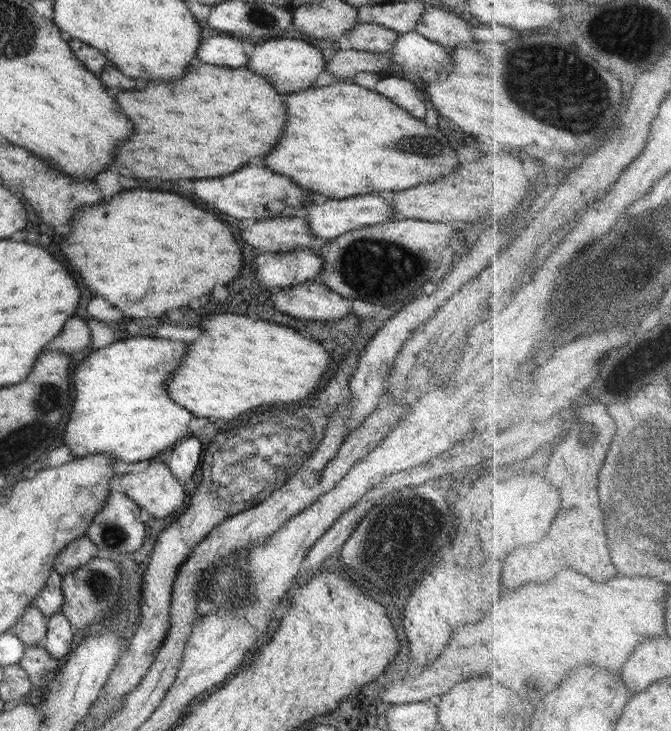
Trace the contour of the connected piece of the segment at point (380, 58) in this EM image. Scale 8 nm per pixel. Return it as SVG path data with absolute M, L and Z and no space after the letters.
M338 49L332 59L326 61L328 72L338 79L350 81L358 72L379 73L393 61L388 53L368 53L360 50Z

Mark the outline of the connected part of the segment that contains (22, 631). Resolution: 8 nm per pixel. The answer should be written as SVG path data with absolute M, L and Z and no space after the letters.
M30 604L26 609L18 623L11 629L18 639L32 646L42 644L47 634L47 618L40 609Z

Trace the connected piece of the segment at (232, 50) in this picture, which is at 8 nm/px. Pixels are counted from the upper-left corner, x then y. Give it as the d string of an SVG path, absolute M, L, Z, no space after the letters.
M216 34L204 38L198 46L198 58L206 64L230 66L230 68L242 68L246 66L248 60L244 54L242 40L232 38L230 34Z

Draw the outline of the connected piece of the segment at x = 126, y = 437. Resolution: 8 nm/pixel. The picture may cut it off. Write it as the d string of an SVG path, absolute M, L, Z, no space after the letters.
M128 338L128 340L120 340L120 342L114 342L110 344L108 348L100 348L98 350L91 350L90 355L84 358L76 368L74 368L72 374L72 384L74 384L74 392L76 396L73 397L74 403L72 403L72 410L70 410L70 416L68 416L68 424L64 428L64 444L70 448L70 452L76 456L76 458L82 458L82 456L90 456L90 454L108 454L116 460L122 460L122 462L140 462L148 461L152 459L156 454L160 453L168 446L176 444L182 437L186 436L187 430L191 420L194 418L194 414L191 414L187 408L182 408L180 404L176 404L172 398L168 398L168 392L166 392L166 378L172 374L172 370L178 366L182 354L186 352L186 344L182 342L168 342L168 340L160 340L160 338Z

